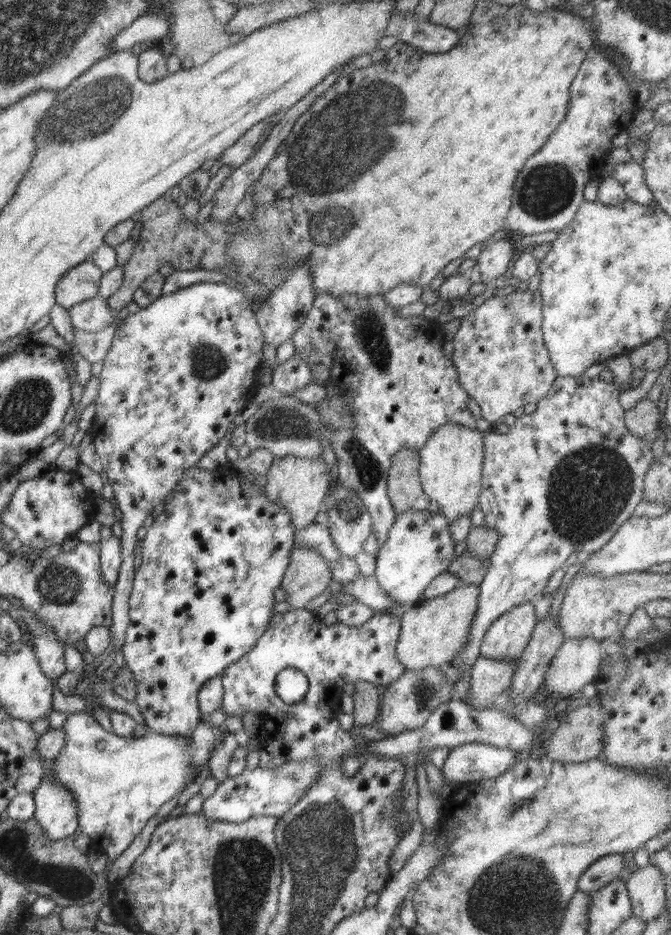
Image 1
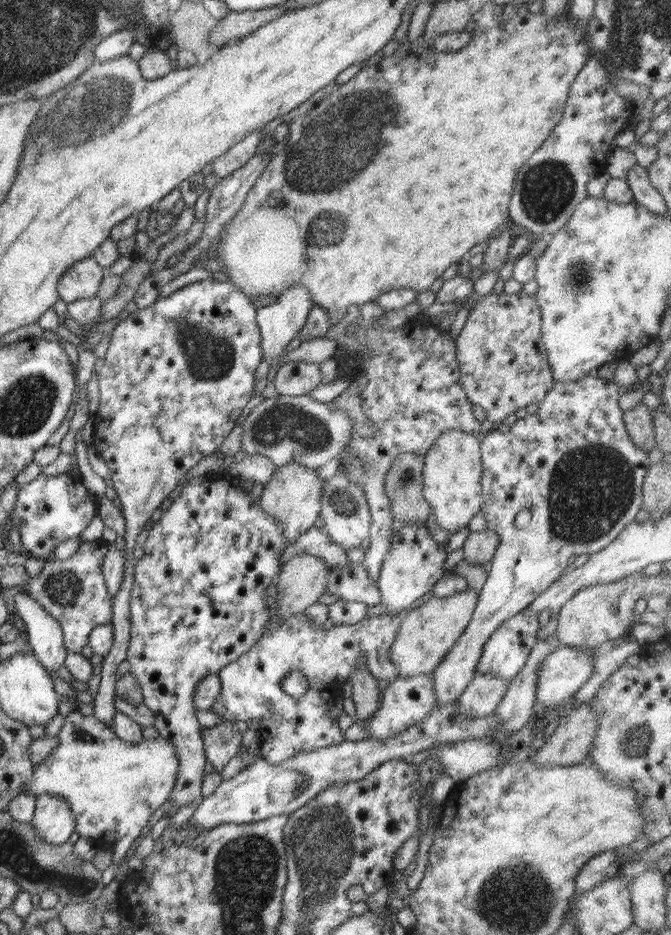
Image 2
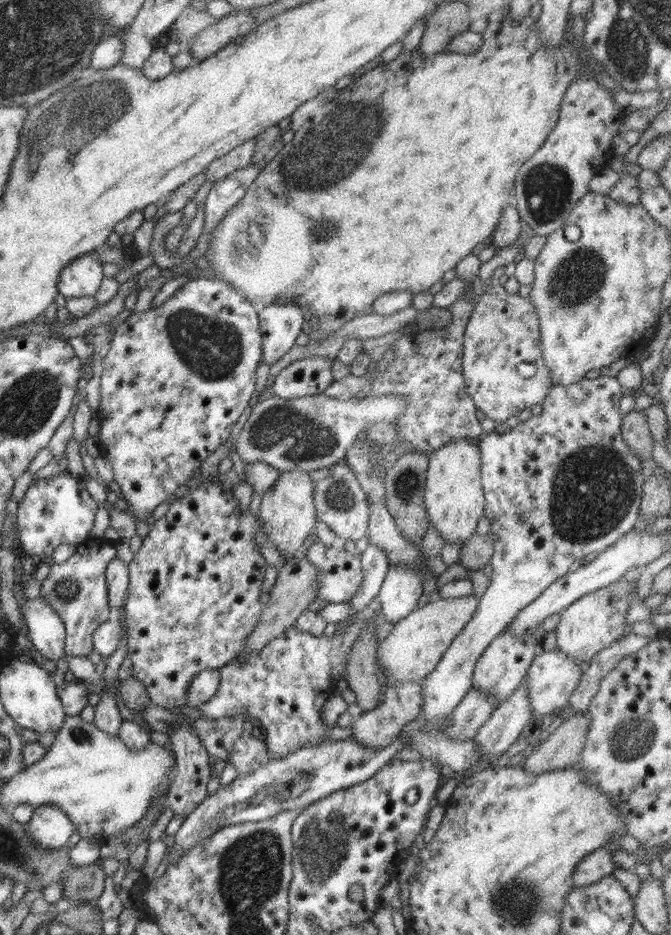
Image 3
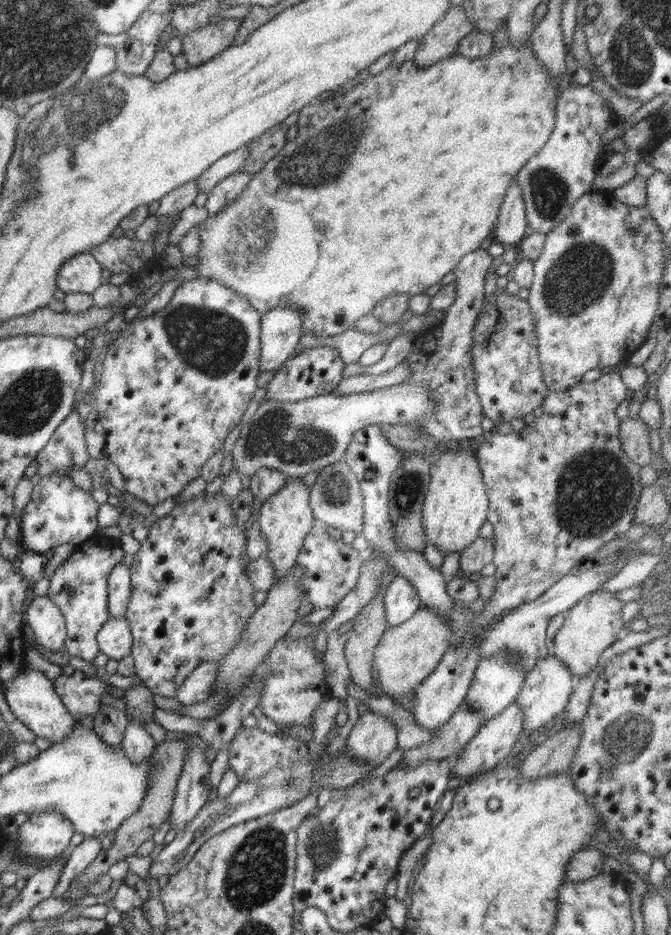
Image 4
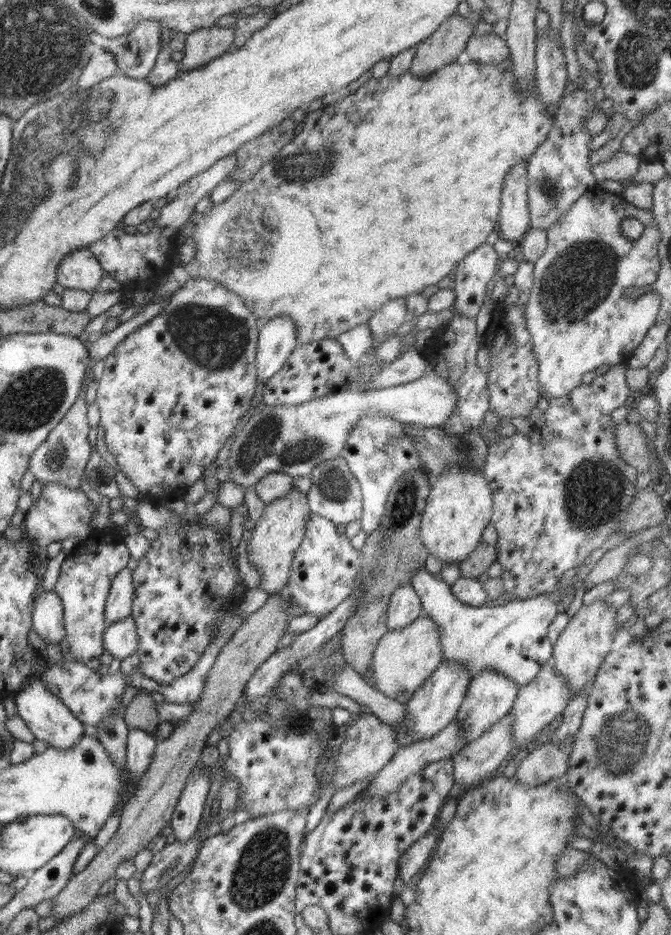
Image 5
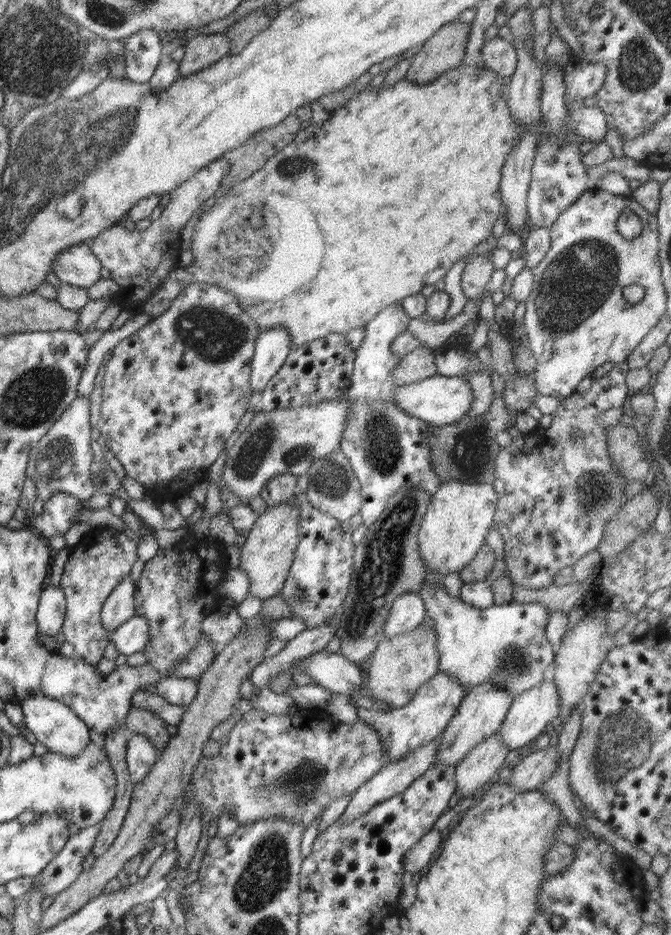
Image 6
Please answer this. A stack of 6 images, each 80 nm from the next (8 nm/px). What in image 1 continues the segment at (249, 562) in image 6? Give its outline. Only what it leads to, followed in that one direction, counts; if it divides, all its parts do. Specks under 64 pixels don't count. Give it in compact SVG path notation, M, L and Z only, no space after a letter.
M288 455L282 458L274 457L267 469L264 494L270 502L286 509L295 532L314 523L316 514L324 510L324 498L330 491L331 483L335 480L333 468L328 467L323 458L305 459Z

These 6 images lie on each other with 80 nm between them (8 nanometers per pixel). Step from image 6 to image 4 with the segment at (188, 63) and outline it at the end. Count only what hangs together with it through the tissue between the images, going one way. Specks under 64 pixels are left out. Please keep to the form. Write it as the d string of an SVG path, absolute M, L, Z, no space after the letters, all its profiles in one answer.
M222 20L217 24L198 26L182 36L182 50L188 58L189 66L195 67L220 54L233 44L239 20Z

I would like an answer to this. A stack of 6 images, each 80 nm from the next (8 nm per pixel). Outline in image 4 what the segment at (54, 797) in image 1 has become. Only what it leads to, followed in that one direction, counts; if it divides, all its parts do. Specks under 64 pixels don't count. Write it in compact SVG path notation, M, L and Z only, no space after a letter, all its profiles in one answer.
M39 811L18 826L19 857L21 859L56 859L70 845L75 831L63 814Z

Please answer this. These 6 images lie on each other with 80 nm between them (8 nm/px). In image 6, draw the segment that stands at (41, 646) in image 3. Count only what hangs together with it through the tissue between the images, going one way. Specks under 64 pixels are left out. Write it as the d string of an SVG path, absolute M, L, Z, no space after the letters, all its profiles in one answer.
M49 585L40 595L36 613L38 632L46 636L56 636L63 627L66 599L62 589Z

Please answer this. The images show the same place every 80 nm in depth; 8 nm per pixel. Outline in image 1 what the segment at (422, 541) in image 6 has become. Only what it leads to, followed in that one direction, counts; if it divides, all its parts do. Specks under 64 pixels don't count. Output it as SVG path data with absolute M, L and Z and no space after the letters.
M444 423L439 426L419 450L419 479L424 493L434 502L438 502L439 512L451 523L458 517L470 515L474 507L478 507L482 490L483 475L483 434L478 429L469 429L456 423Z

